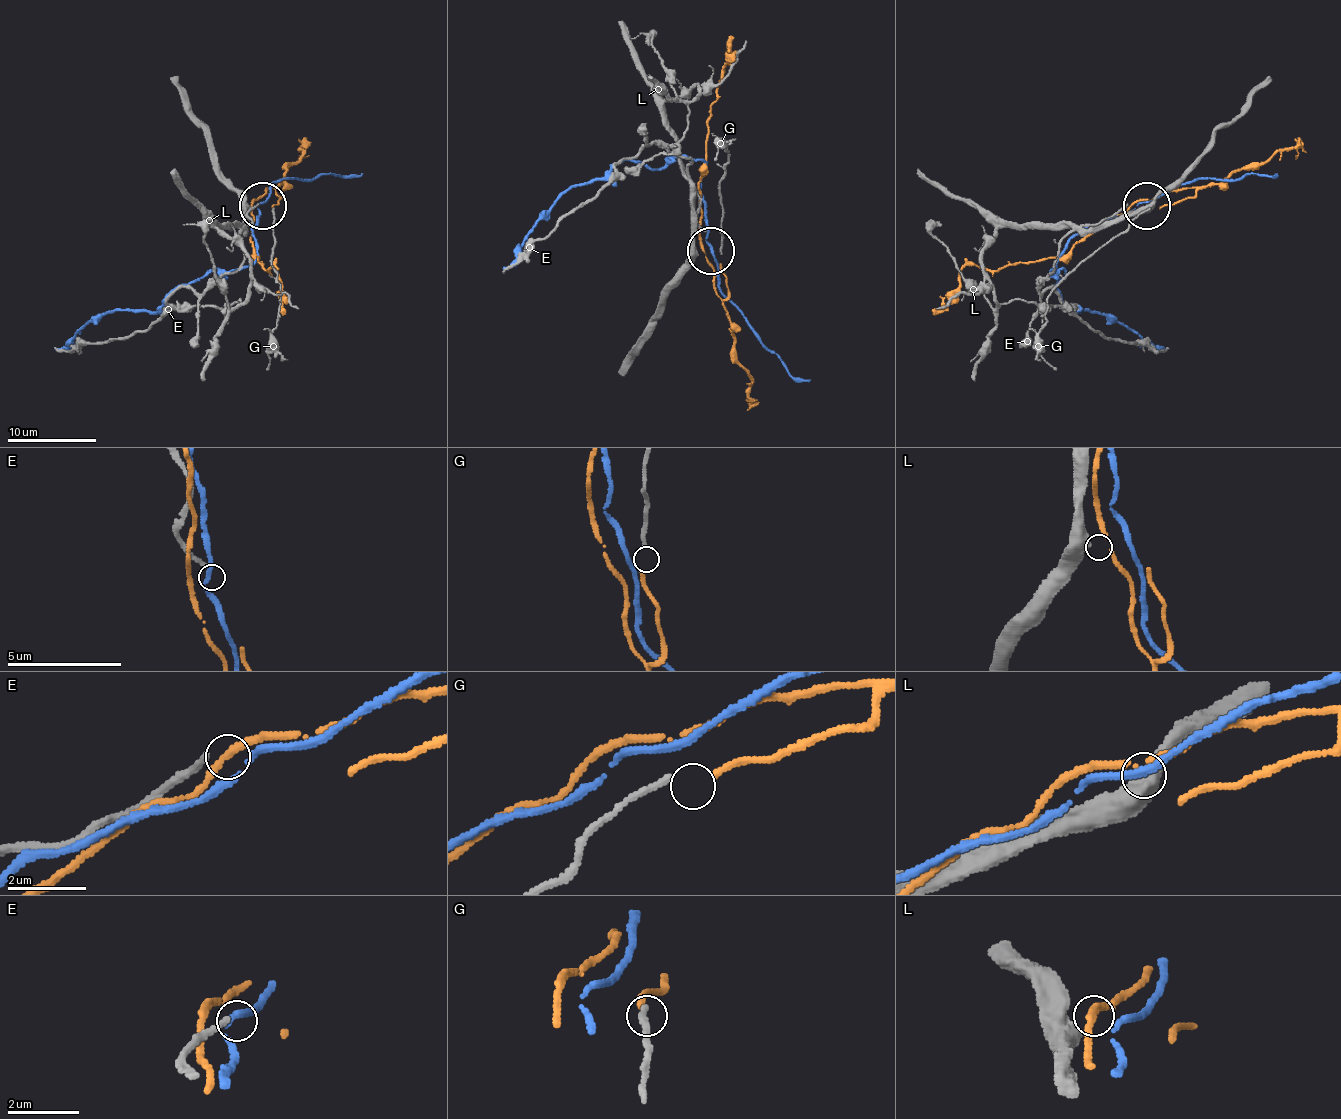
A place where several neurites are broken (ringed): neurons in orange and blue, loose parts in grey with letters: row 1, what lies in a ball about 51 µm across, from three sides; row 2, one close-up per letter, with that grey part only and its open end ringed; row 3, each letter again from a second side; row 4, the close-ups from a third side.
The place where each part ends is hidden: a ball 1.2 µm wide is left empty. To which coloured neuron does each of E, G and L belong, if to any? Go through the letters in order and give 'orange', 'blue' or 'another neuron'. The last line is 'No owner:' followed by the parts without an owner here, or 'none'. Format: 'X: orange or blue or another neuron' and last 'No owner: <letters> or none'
E: another neuron
G: orange
L: another neuron
No owner: E, L

